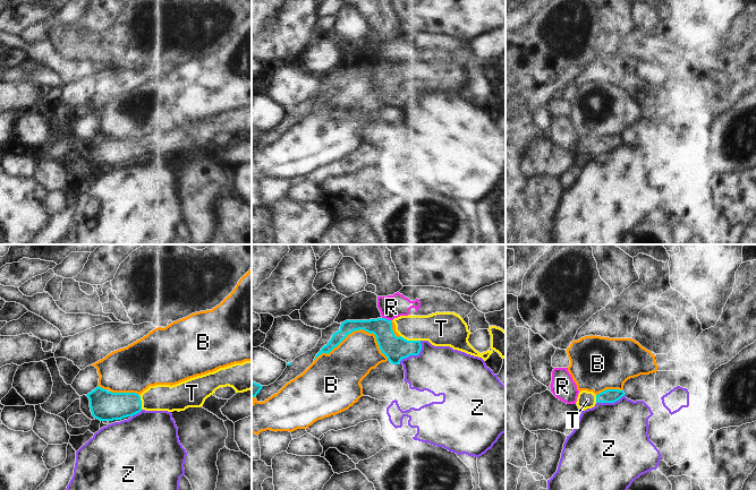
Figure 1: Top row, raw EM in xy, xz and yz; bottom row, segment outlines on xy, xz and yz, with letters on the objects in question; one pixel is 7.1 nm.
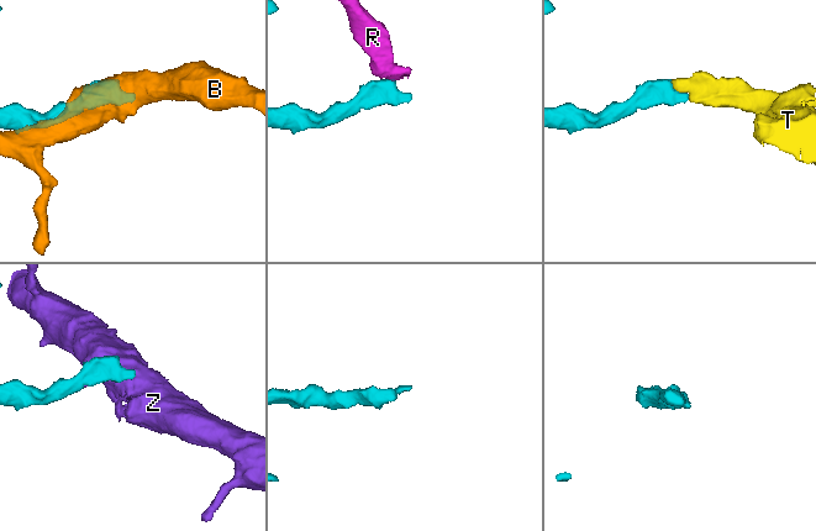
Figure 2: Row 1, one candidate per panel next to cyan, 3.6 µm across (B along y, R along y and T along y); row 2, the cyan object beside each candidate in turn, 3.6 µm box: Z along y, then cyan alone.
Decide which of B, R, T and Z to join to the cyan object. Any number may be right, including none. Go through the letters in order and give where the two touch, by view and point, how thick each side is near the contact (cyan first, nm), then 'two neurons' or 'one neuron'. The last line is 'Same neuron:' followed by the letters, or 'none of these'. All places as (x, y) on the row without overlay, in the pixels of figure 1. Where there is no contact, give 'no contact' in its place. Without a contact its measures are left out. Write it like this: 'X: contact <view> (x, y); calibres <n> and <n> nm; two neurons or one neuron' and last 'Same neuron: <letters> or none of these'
B: contact xz (355, 76); calibres 150 and 300 nm; two neurons
R: contact xz (387, 66); calibres 170 and 170 nm; two neurons
T: contact xz (410, 87); calibres 170 and 240 nm; one neuron
Z: contact xz (415, 101); calibres 170 and 360 nm; two neurons
Same neuron: T

